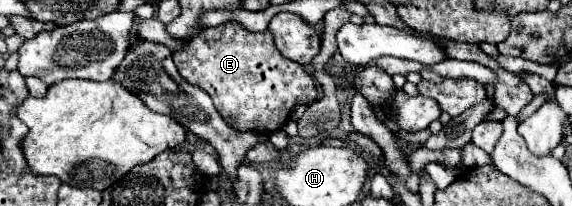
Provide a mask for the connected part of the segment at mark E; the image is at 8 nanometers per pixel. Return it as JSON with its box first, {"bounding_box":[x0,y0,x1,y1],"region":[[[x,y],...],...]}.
{"bounding_box":[173,21,317,131],"region":[[[227,21],[219,27],[201,29],[185,43],[185,49],[173,53],[181,77],[209,93],[223,119],[241,131],[279,131],[295,105],[311,105],[317,99],[313,77],[299,63],[285,59],[277,51],[269,31],[253,33],[237,21]]]}

